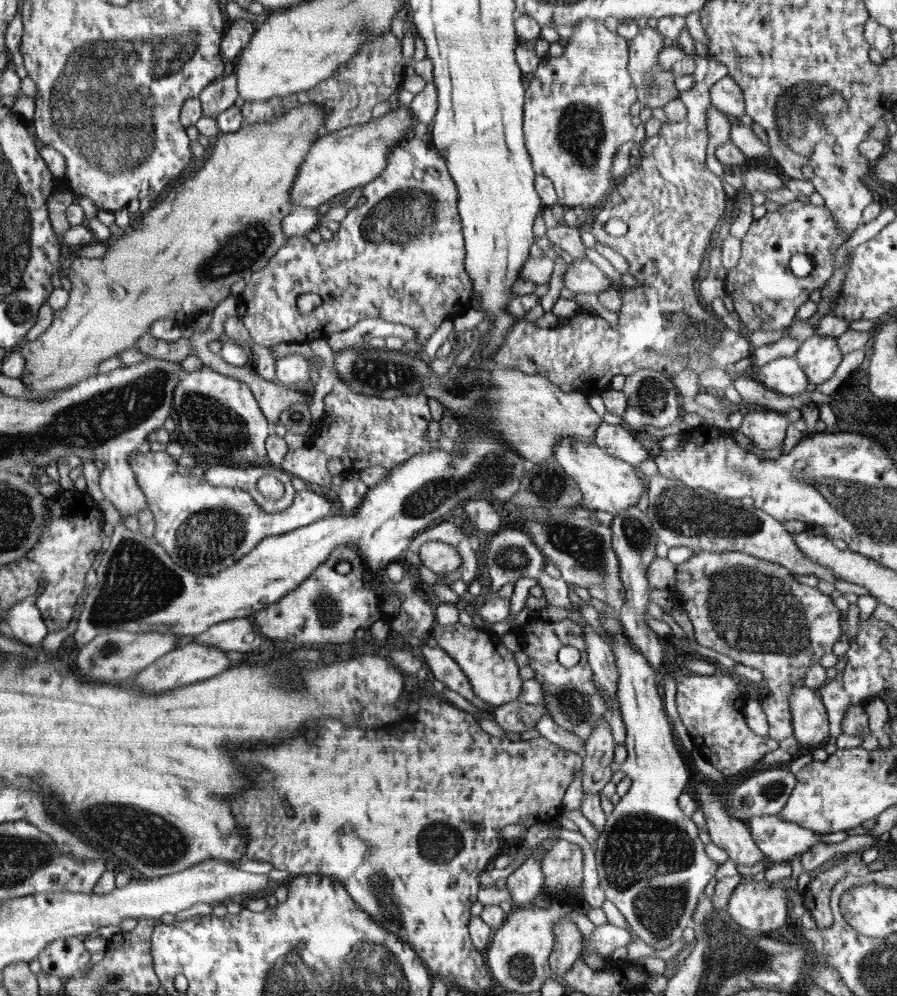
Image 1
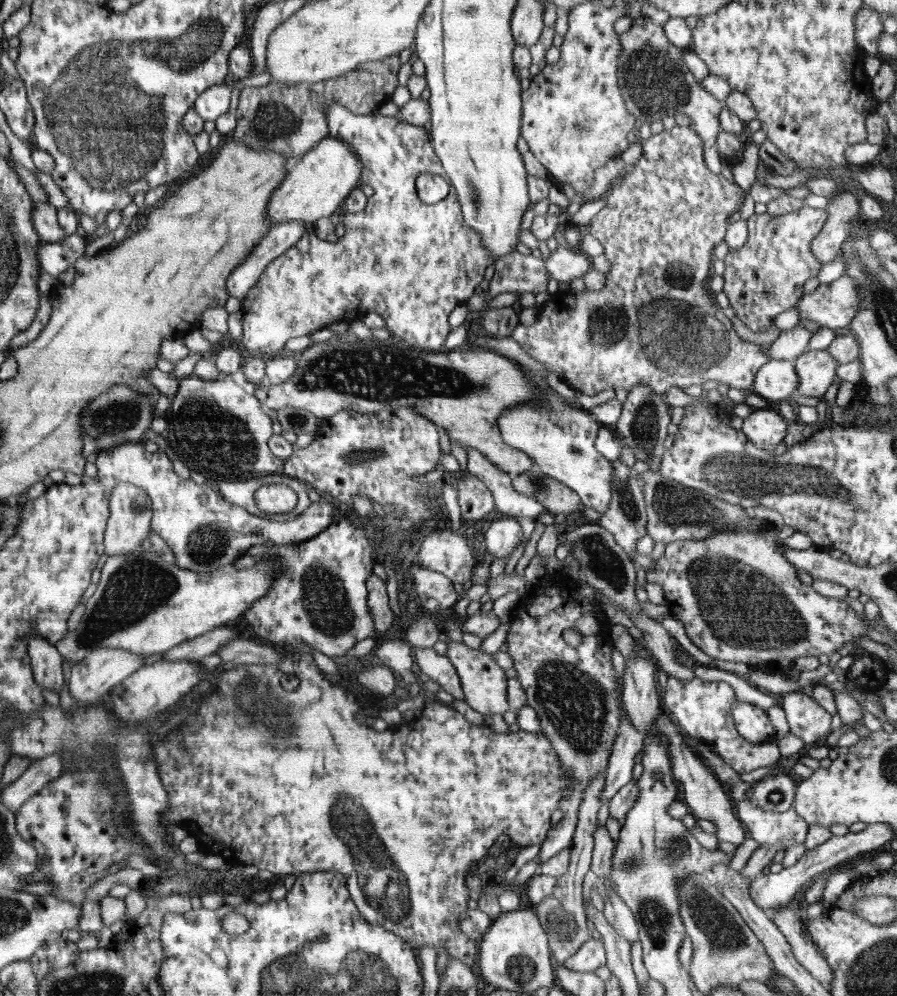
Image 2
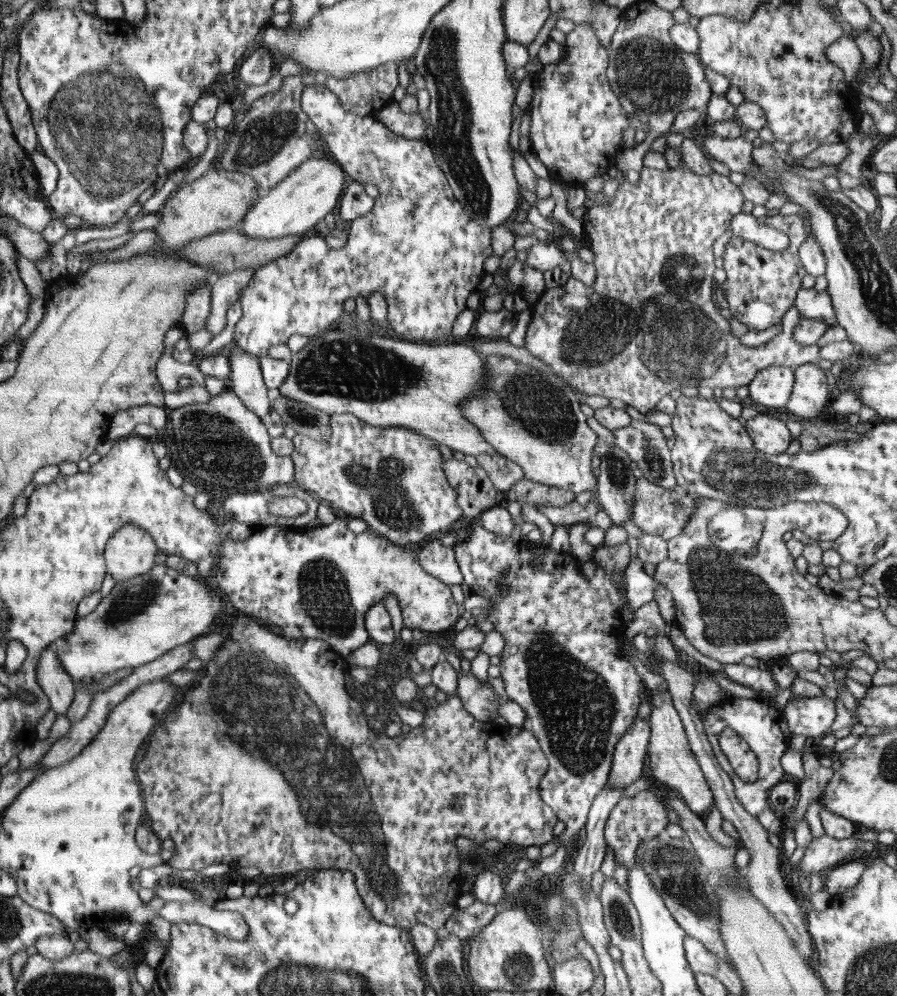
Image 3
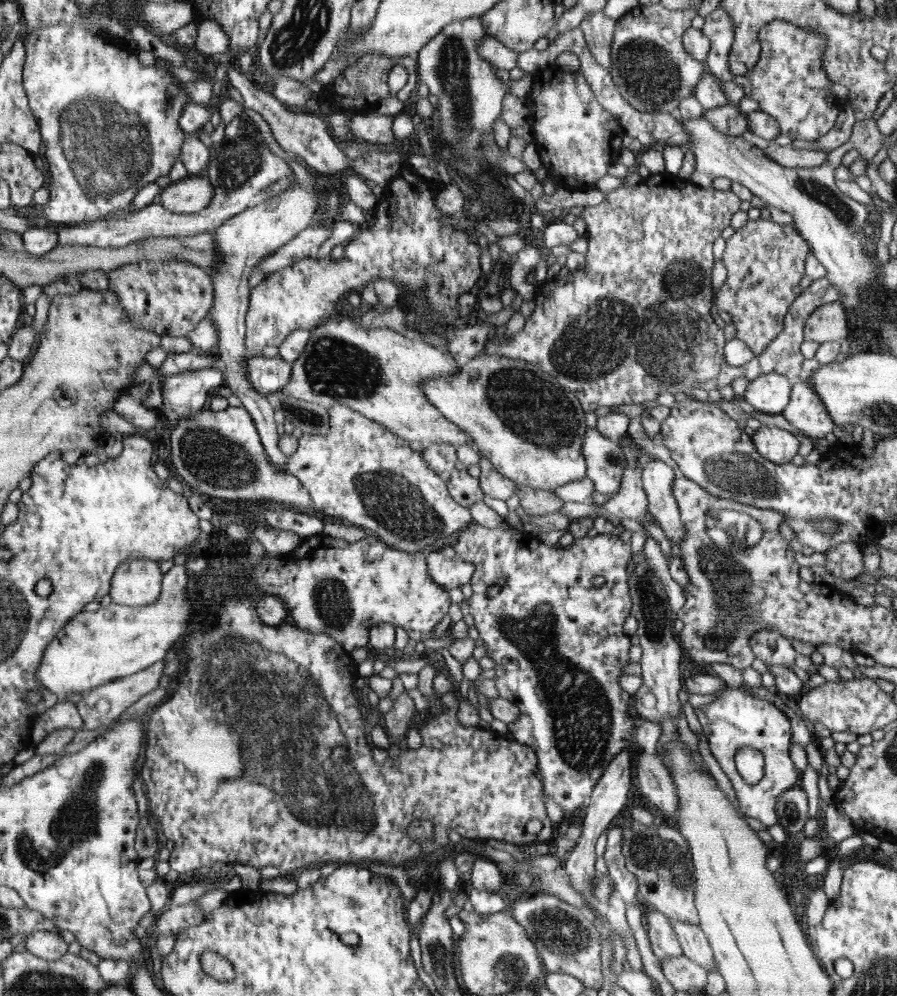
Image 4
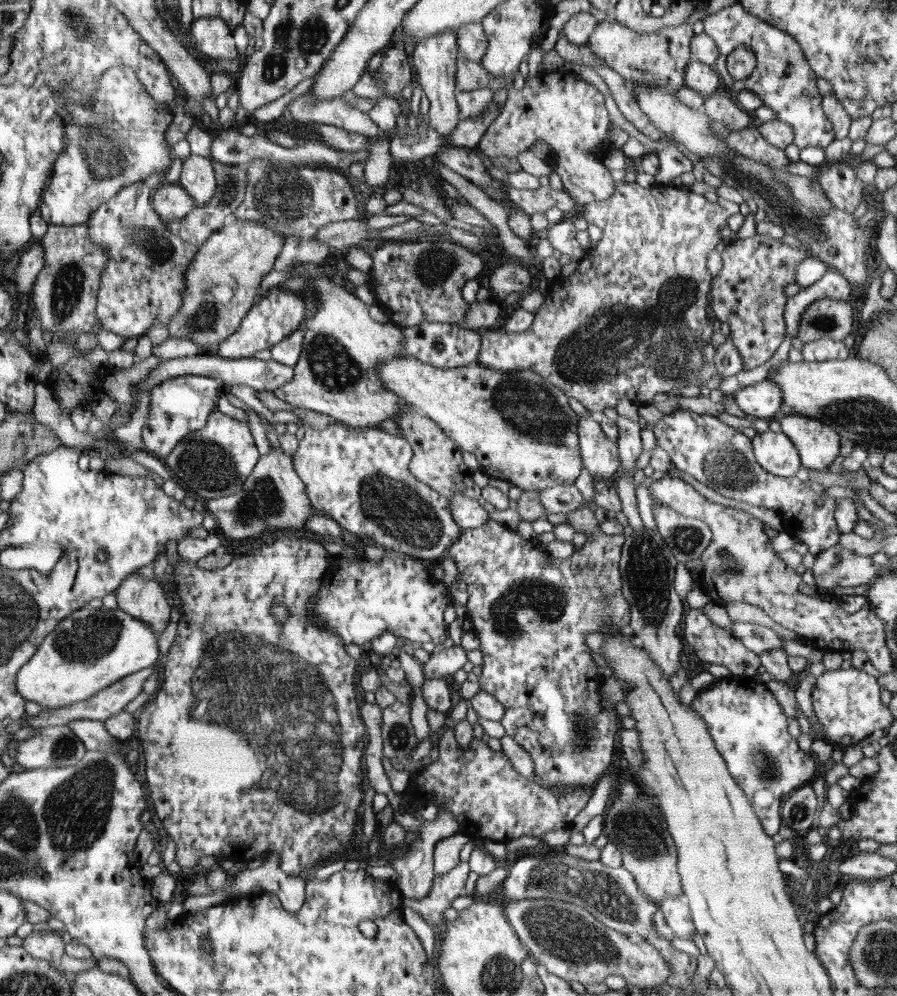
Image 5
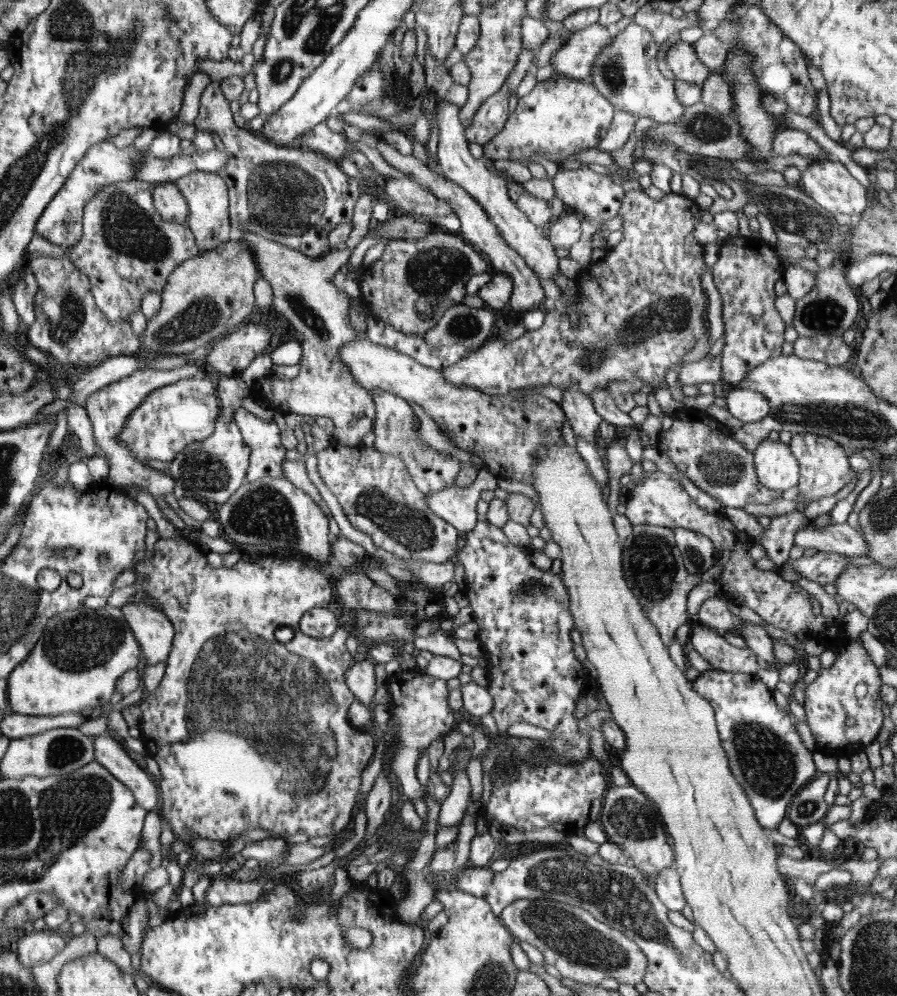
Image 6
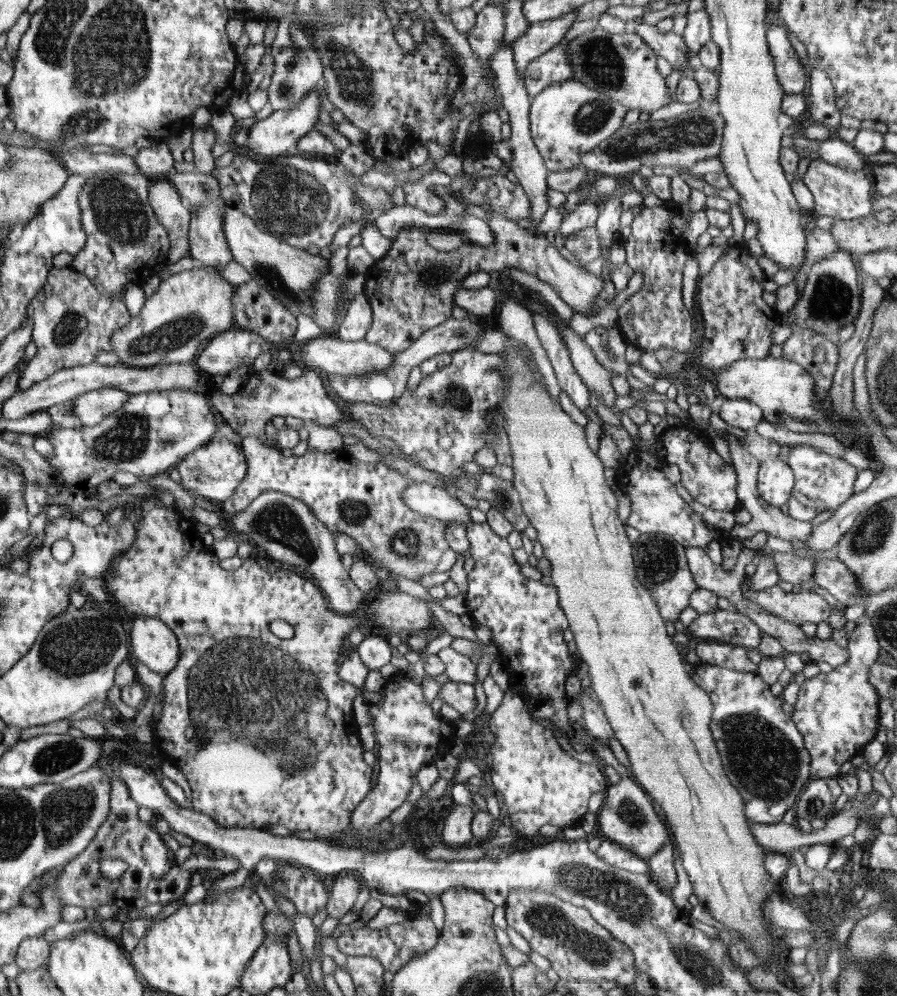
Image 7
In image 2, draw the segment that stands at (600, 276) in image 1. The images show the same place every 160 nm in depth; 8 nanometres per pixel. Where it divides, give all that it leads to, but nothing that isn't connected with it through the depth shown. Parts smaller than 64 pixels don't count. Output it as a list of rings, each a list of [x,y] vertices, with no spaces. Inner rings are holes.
[[[562,247],[550,252],[550,256],[544,260],[546,270],[558,283],[571,283],[576,278],[582,279],[592,267],[591,258],[583,252],[576,253]]]

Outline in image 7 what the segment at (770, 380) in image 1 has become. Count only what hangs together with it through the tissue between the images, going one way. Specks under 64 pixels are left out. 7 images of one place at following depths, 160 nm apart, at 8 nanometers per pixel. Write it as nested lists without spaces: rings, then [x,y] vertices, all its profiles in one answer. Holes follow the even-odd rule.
[[[723,399],[717,408],[719,416],[731,427],[752,431],[762,421],[763,410],[746,399]]]

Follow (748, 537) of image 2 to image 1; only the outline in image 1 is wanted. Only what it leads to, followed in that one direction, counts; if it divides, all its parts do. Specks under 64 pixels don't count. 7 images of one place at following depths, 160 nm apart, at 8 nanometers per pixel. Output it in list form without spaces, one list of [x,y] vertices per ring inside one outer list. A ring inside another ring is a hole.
[[[694,552],[688,562],[677,565],[676,582],[670,588],[671,594],[682,594],[684,611],[694,627],[693,639],[720,654],[735,658],[738,664],[750,665],[760,670],[765,677],[761,687],[765,697],[761,706],[769,725],[767,737],[778,743],[793,737],[788,704],[790,693],[805,684],[803,677],[808,667],[818,662],[823,654],[832,653],[832,646],[841,637],[840,621],[845,620],[845,615],[840,616],[830,595],[822,593],[817,587],[801,584],[787,568],[779,564],[745,552]]]

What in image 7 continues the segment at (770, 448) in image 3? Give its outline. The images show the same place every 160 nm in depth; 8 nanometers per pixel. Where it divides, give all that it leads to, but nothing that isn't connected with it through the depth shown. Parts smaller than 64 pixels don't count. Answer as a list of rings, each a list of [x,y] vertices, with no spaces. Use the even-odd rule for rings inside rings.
[[[780,456],[759,463],[757,487],[760,498],[780,508],[787,504],[795,485],[793,468]]]

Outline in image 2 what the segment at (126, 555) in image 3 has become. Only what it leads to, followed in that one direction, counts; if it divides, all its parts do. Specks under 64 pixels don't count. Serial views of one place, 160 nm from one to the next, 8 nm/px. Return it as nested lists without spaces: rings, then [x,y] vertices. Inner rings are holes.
[[[120,481],[116,484],[109,500],[109,522],[105,528],[105,553],[108,557],[129,555],[136,547],[148,538],[148,531],[152,528],[153,512],[151,498],[139,486]]]

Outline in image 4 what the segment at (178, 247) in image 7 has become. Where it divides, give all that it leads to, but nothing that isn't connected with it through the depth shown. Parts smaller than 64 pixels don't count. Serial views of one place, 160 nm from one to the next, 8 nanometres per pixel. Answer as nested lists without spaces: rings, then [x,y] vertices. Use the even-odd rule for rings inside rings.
[[[187,176],[163,189],[157,201],[166,210],[185,215],[204,211],[214,194],[213,184],[207,176]]]

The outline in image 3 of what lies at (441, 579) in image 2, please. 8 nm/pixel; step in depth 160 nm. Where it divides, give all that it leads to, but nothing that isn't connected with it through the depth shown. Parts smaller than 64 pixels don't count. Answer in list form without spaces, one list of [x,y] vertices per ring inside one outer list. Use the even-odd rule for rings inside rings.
[[[340,518],[334,519],[331,524],[321,525],[318,527],[312,527],[307,529],[291,529],[278,526],[265,527],[256,529],[255,533],[249,536],[246,540],[225,540],[221,547],[221,563],[218,564],[216,569],[216,584],[223,590],[224,594],[230,597],[230,602],[240,612],[243,612],[248,617],[270,626],[270,628],[277,631],[278,634],[294,640],[295,638],[319,638],[330,645],[332,650],[335,650],[341,656],[347,656],[351,652],[354,652],[360,646],[364,646],[370,638],[369,631],[365,625],[365,616],[369,610],[373,607],[373,604],[377,602],[384,602],[388,594],[394,594],[399,602],[401,608],[401,614],[403,615],[403,622],[406,627],[414,630],[419,628],[425,638],[439,639],[439,635],[443,631],[452,627],[460,618],[458,614],[458,604],[454,601],[452,593],[450,592],[450,586],[444,584],[438,577],[432,576],[429,572],[426,572],[424,566],[420,563],[420,560],[412,558],[410,552],[406,552],[402,546],[394,544],[393,541],[388,540],[386,537],[380,536],[377,532],[367,528],[360,534],[355,534],[350,531],[346,526],[347,522],[340,520]]]

